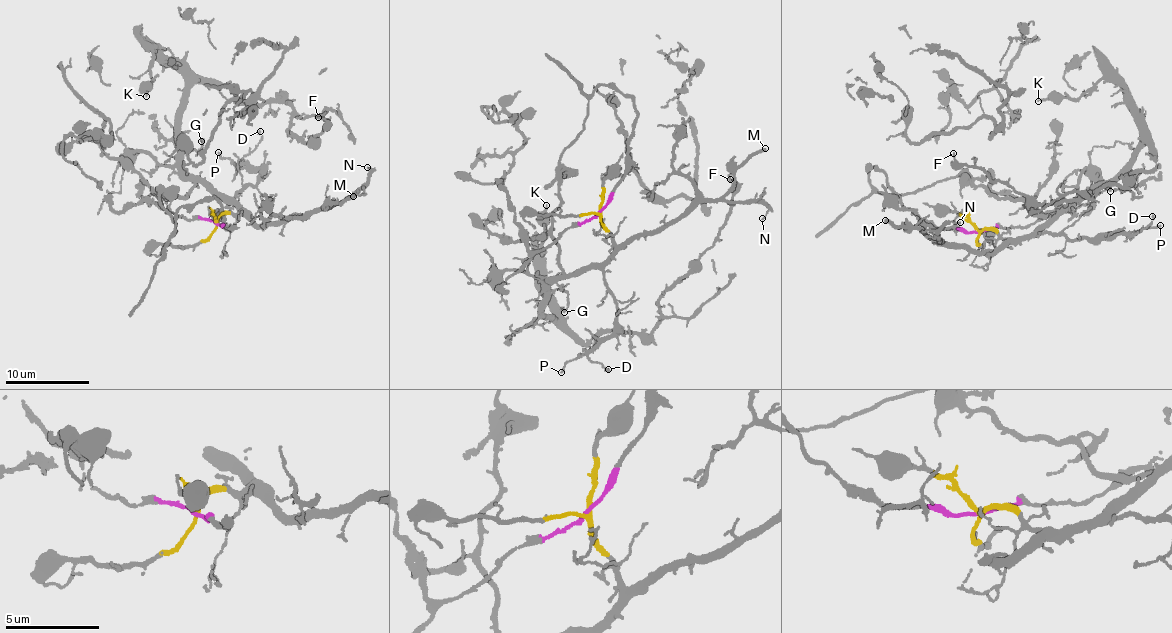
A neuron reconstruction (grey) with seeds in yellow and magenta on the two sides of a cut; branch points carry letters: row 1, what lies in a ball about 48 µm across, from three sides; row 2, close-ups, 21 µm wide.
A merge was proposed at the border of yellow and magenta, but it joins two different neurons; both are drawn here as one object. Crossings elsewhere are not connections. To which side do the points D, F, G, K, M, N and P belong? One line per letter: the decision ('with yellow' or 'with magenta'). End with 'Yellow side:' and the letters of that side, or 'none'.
D: with yellow
F: with yellow
G: with yellow
K: with yellow
M: with yellow
N: with yellow
P: with yellow
Yellow side: D, F, G, K, M, N, P

